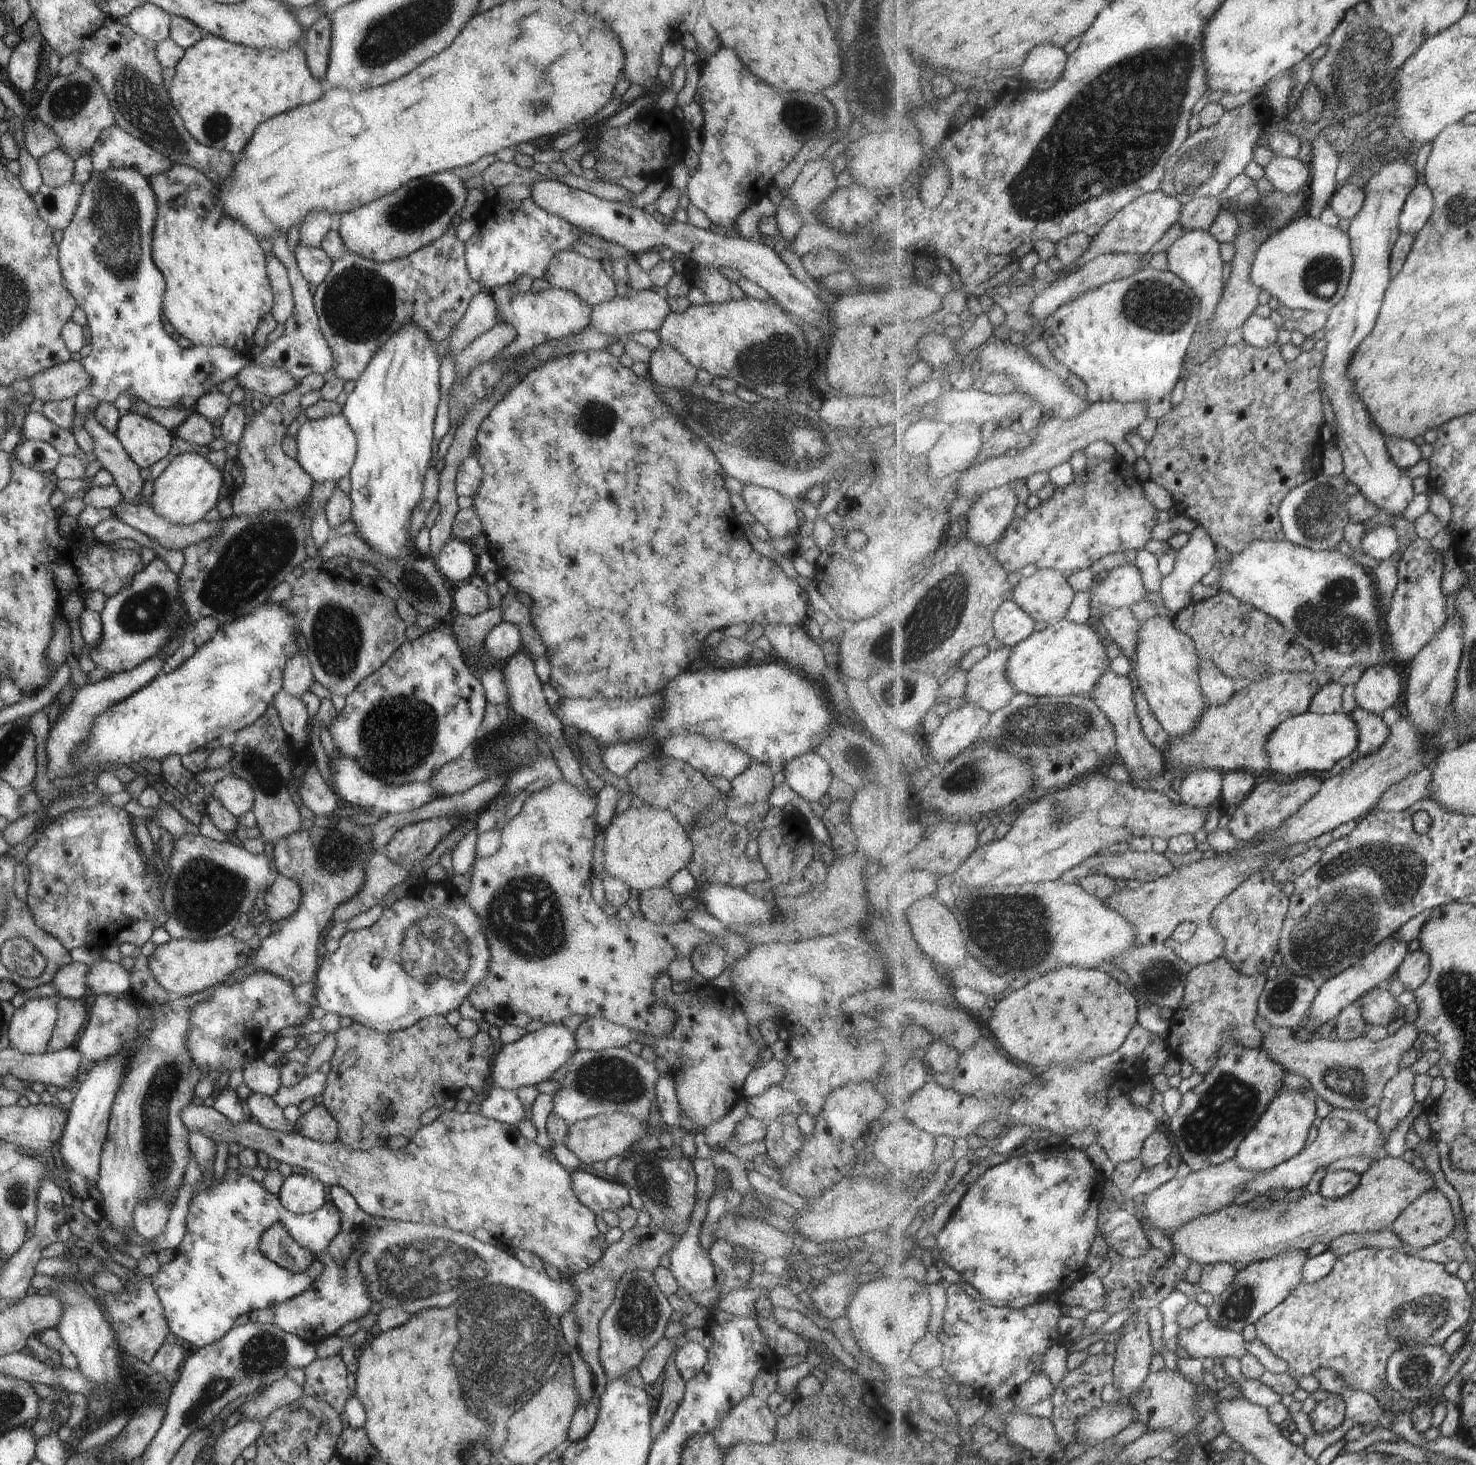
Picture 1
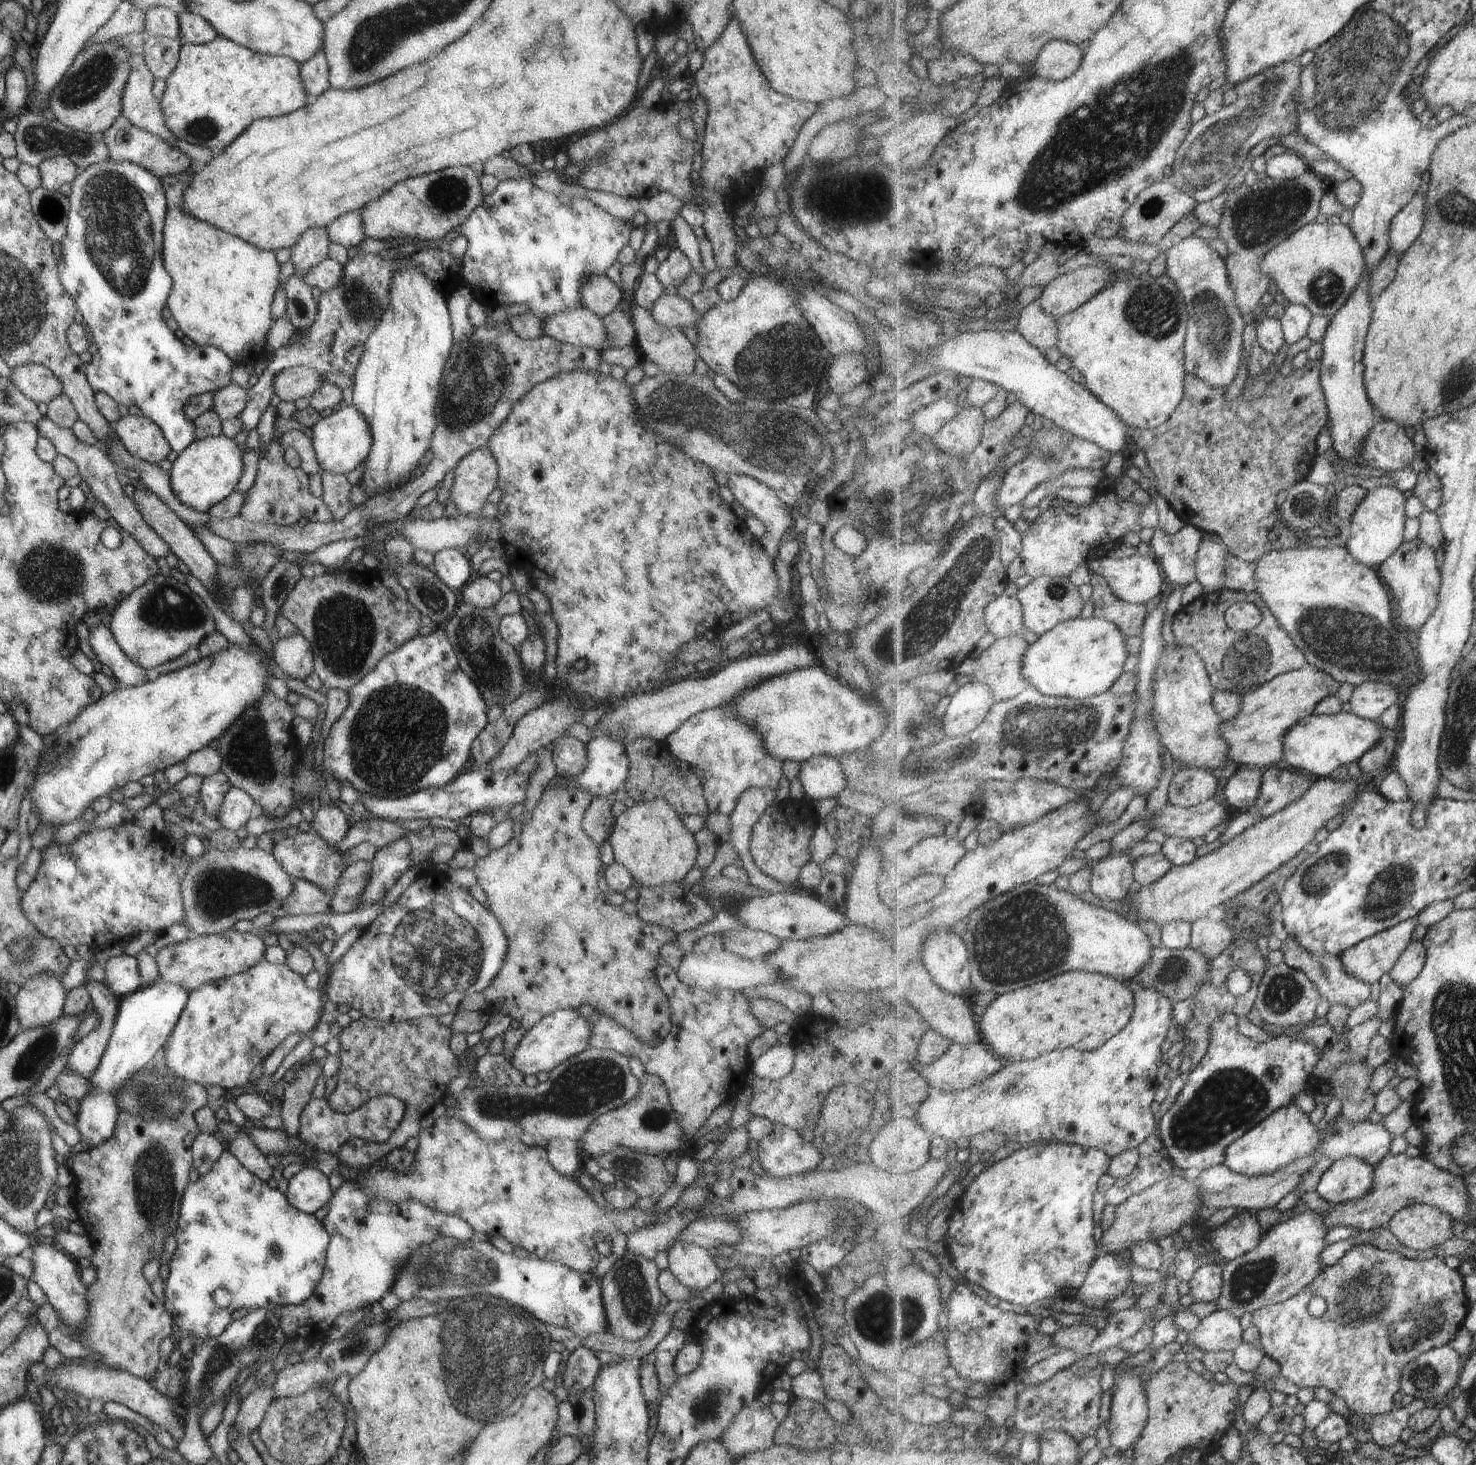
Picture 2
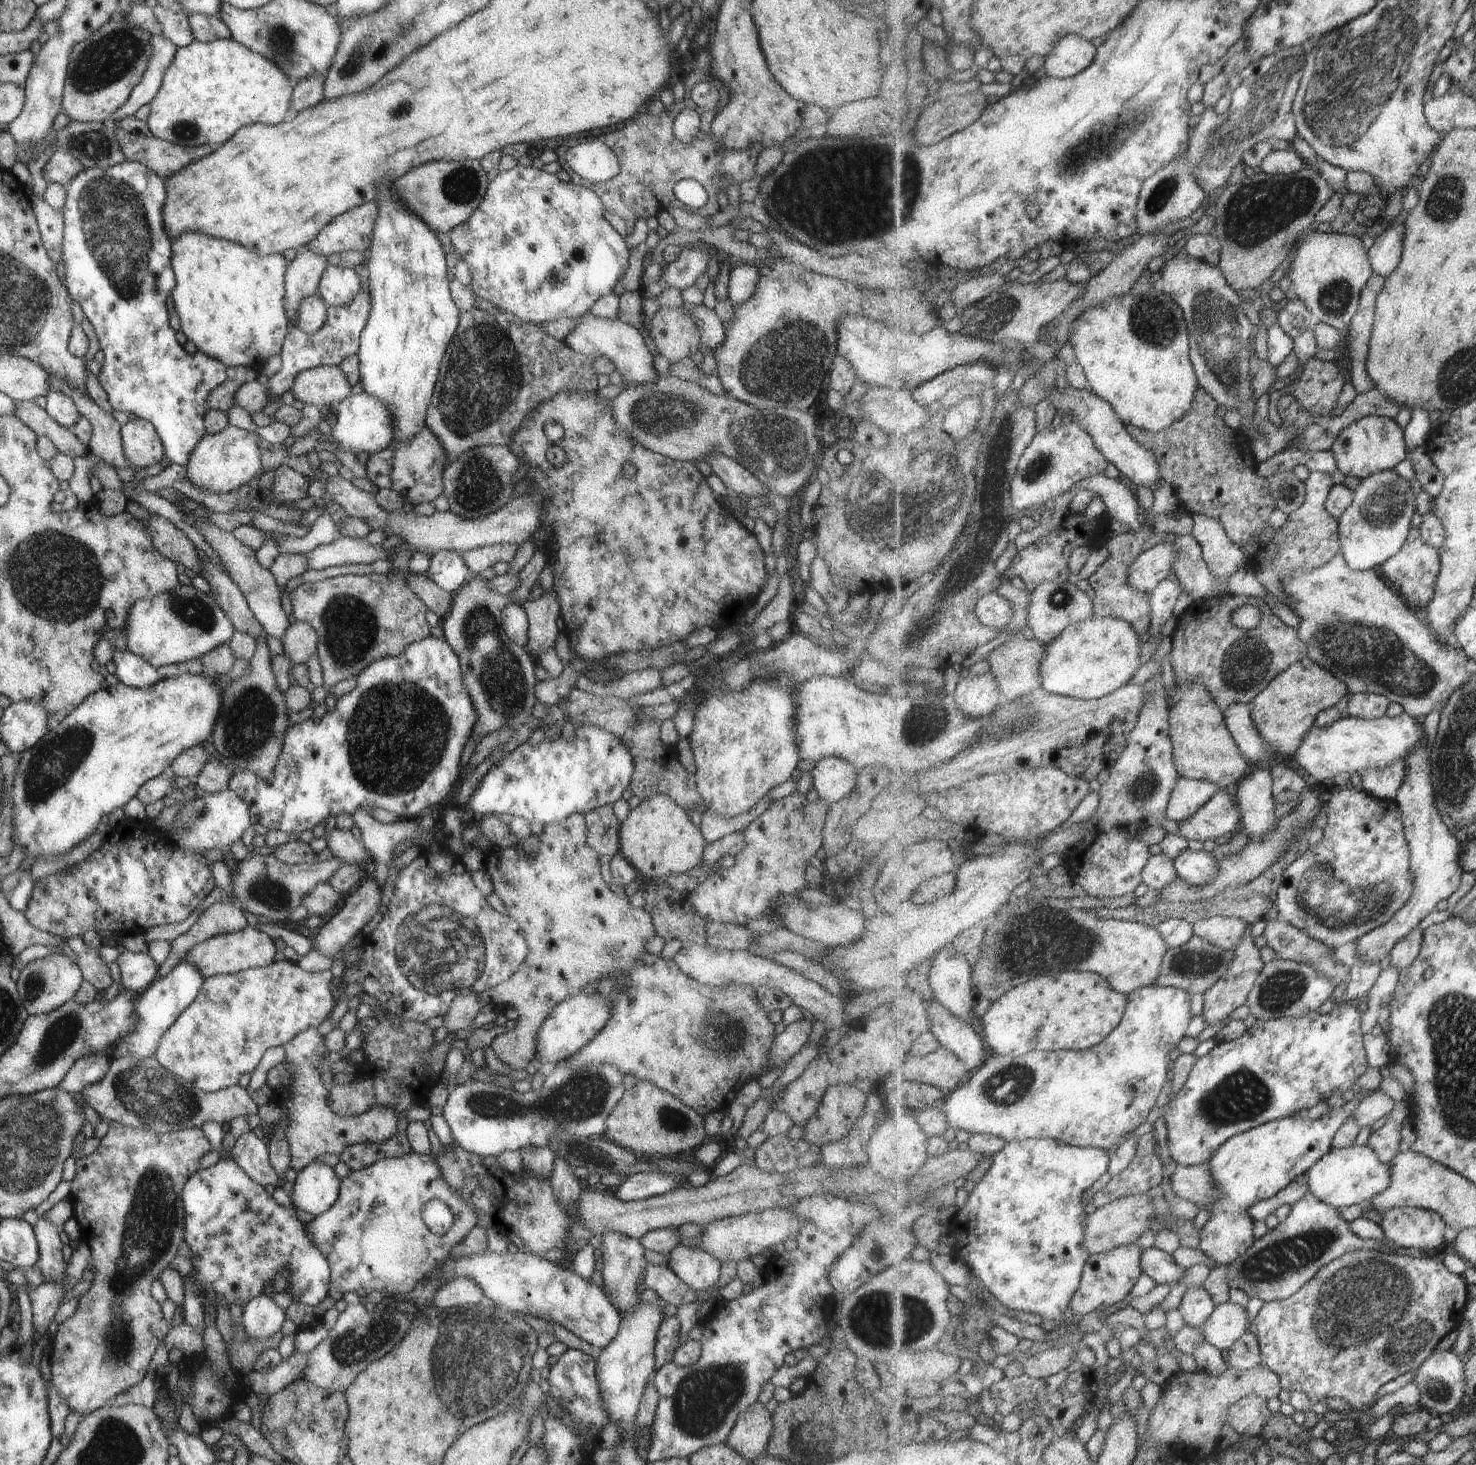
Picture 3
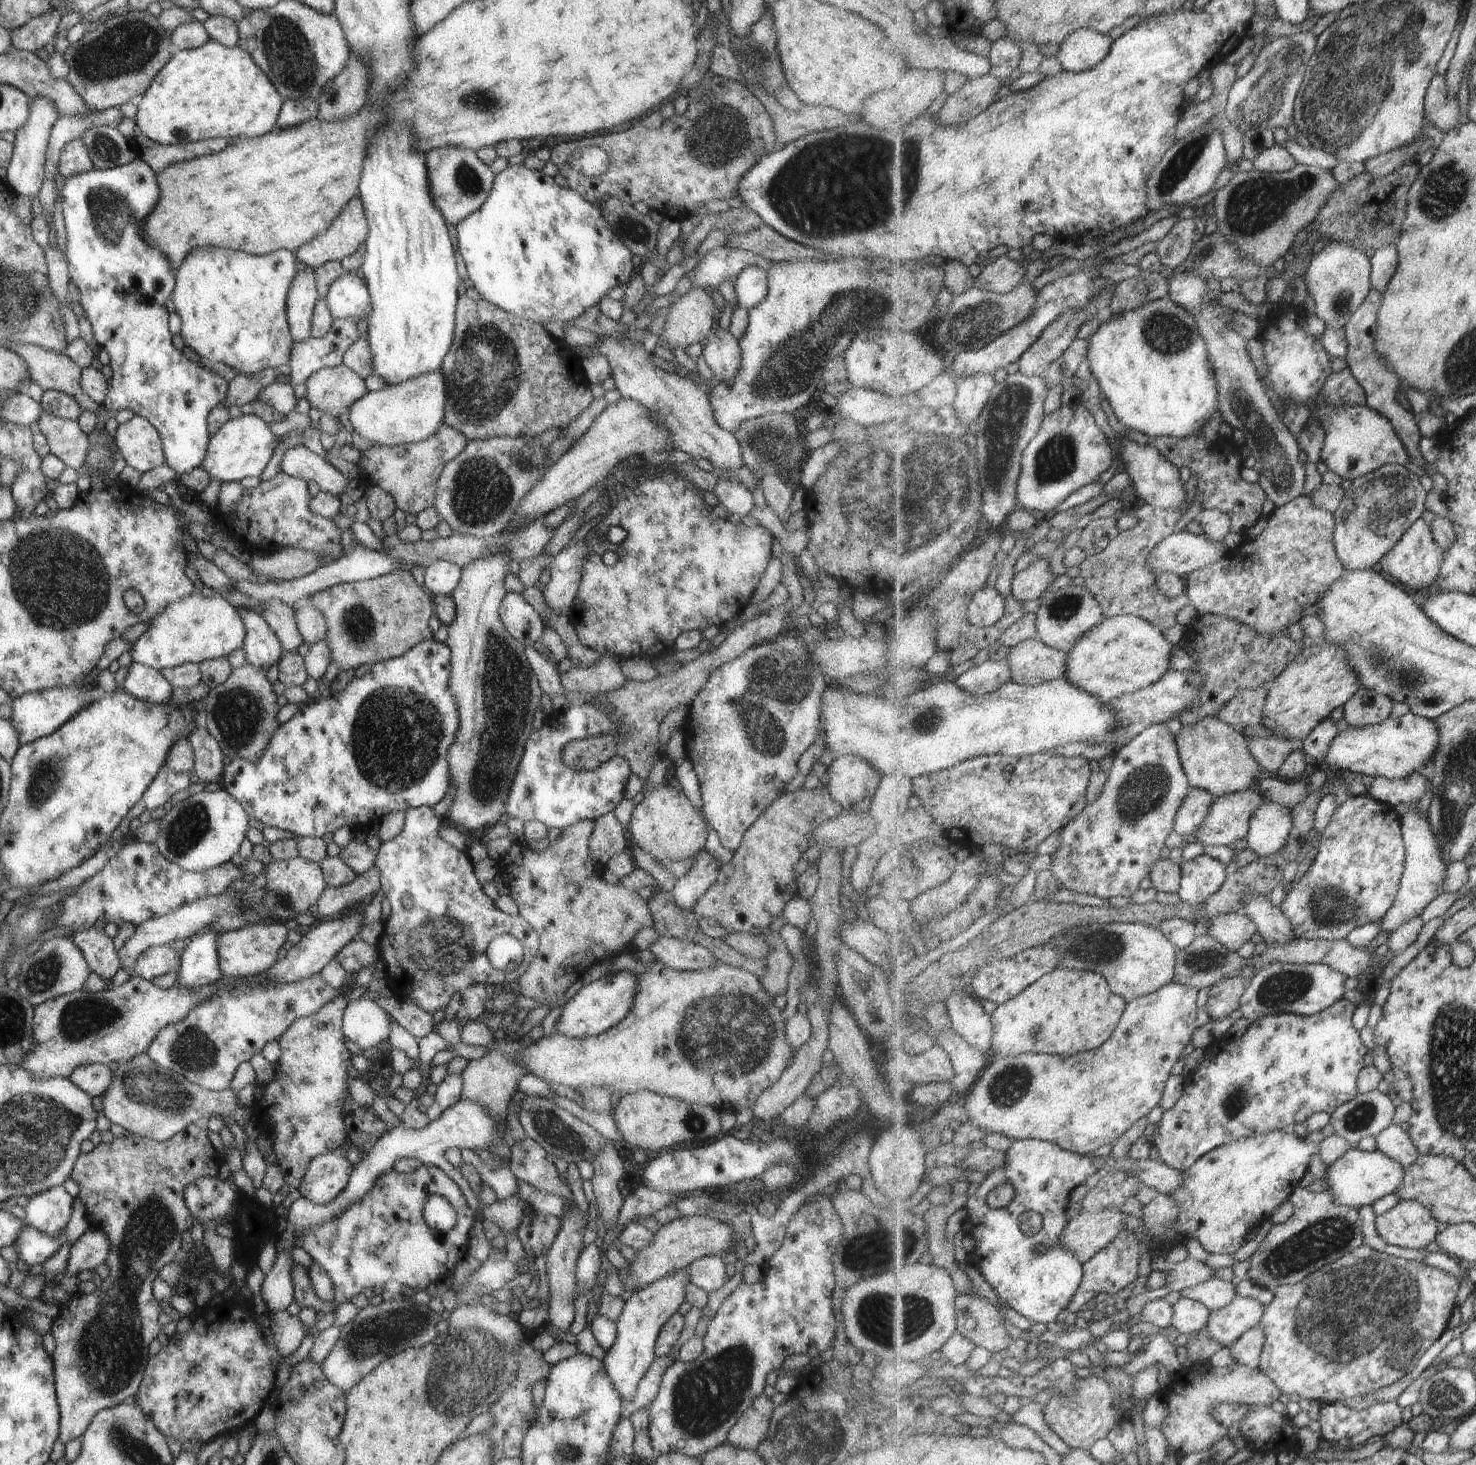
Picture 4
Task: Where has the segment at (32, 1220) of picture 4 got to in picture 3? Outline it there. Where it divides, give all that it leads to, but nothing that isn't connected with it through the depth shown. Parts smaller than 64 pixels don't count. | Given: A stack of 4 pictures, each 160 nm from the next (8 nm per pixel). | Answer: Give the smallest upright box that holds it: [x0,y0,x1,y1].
[32,1216,67,1283]

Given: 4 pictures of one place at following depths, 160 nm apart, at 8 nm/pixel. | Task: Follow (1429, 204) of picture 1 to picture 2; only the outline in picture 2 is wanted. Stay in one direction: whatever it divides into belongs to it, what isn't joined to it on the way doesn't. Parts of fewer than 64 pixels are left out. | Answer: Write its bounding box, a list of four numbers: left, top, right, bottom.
[1390,193,1426,256]

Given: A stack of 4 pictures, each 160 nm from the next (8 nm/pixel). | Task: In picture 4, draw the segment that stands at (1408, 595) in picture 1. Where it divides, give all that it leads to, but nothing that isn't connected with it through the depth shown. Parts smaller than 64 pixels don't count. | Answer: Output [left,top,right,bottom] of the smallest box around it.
[1379,518,1445,593]

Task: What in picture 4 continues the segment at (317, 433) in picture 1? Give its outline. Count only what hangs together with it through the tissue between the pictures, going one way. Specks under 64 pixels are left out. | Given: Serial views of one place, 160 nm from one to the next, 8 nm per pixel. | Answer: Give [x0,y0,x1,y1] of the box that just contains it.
[347,369,445,445]

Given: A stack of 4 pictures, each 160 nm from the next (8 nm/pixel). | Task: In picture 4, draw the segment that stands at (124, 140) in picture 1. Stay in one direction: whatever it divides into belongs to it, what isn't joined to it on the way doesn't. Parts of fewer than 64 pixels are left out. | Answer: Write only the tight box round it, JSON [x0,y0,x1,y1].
[132,125,228,173]

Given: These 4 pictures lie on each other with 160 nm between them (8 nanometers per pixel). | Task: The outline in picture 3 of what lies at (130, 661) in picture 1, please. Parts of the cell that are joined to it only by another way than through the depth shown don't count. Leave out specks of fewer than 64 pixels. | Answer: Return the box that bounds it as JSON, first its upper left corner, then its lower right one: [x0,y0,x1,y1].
[123,585,235,668]

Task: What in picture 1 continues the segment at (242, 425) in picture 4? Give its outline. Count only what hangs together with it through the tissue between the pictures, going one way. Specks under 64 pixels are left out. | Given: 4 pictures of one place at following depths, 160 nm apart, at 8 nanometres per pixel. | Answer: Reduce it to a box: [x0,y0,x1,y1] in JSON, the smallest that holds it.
[149,452,228,525]

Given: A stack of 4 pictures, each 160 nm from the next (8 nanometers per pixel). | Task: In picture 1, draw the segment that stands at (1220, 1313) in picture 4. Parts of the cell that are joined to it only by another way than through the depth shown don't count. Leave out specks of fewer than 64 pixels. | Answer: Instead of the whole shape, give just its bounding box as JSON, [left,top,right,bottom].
[1177,1319,1249,1360]

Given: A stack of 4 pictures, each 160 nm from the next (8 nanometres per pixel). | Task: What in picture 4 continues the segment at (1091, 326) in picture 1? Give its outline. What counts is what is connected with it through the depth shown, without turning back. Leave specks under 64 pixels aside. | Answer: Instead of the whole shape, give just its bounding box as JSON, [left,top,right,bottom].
[1088,298,1220,437]

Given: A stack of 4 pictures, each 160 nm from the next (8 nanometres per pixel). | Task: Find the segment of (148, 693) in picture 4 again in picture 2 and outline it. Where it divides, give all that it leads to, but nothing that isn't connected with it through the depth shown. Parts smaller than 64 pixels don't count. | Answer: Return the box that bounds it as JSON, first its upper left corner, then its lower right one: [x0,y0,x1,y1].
[88,623,147,687]

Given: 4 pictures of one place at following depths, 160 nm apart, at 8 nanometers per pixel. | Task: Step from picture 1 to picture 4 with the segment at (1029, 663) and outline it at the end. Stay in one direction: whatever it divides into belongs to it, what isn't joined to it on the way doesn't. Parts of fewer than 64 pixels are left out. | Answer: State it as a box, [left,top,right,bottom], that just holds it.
[1065,615,1173,703]

